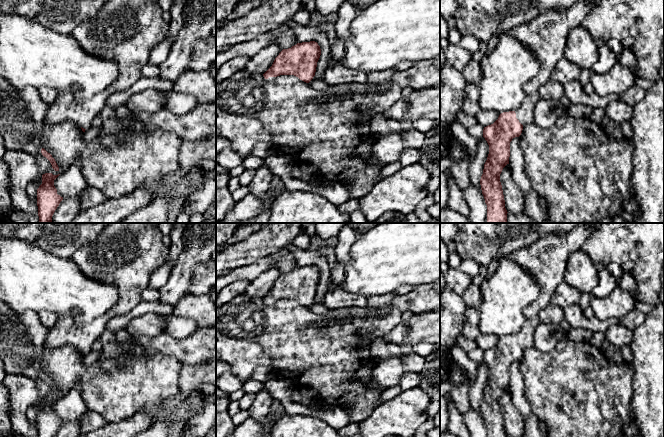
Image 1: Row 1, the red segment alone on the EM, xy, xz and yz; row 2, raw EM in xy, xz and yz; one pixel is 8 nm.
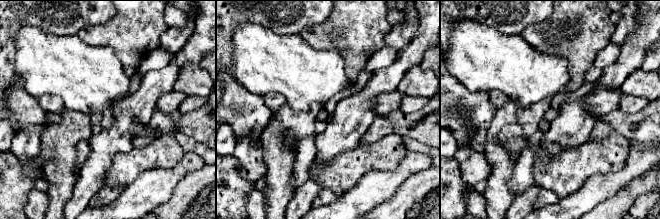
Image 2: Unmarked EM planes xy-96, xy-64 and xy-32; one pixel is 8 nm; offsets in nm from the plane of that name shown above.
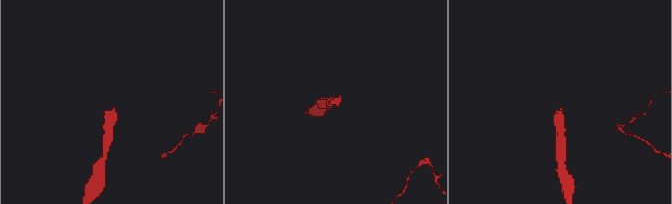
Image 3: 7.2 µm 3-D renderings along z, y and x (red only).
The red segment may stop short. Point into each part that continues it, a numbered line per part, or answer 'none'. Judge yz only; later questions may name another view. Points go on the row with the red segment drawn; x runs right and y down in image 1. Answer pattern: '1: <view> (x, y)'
none

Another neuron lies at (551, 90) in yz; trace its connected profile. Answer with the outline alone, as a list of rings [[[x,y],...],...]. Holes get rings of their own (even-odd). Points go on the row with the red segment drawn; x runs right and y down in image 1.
[[[549,80],[539,88],[539,95],[546,100],[560,100],[564,96],[563,85]]]

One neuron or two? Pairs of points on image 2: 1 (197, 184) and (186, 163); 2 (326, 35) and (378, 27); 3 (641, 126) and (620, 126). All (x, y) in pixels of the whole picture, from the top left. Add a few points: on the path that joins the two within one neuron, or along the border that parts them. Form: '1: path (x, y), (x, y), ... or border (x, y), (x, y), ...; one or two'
1: border (205, 164), (189, 172), (174, 187); two
2: path (339, 32), (365, 27); one
3: path (636, 126), (625, 126); one

